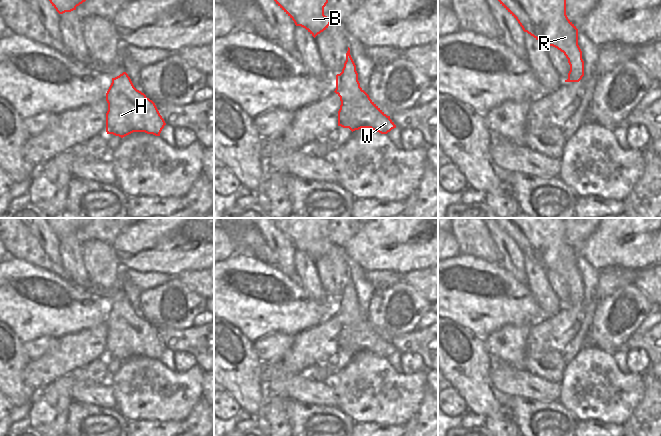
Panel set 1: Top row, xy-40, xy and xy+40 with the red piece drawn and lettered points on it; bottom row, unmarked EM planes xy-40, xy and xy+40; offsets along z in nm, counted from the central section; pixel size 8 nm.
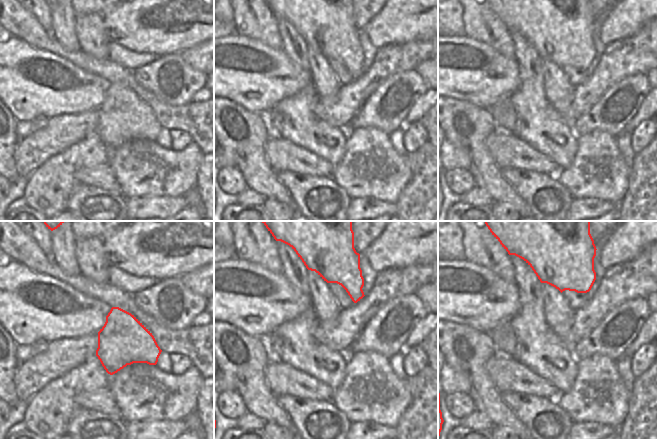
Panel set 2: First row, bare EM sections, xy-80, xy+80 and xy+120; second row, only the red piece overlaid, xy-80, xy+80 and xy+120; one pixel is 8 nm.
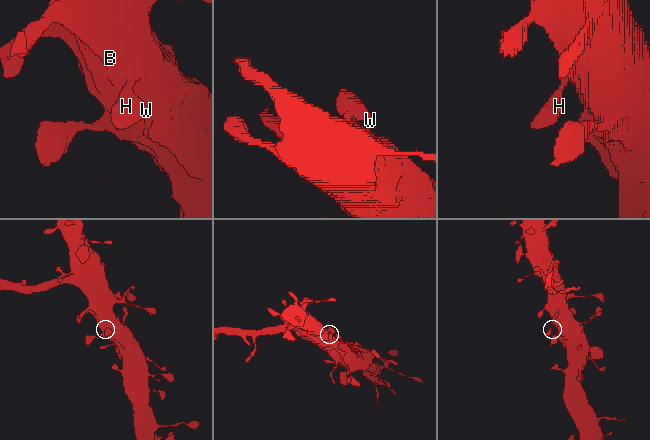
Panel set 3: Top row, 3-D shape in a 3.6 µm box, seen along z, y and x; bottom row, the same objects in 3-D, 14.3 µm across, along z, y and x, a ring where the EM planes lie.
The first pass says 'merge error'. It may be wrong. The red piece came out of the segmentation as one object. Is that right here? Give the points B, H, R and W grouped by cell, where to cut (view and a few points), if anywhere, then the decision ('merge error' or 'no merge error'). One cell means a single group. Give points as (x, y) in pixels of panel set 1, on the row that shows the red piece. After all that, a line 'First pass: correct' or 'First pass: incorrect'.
B H R W; no cut; no merge error
First pass: incorrect

